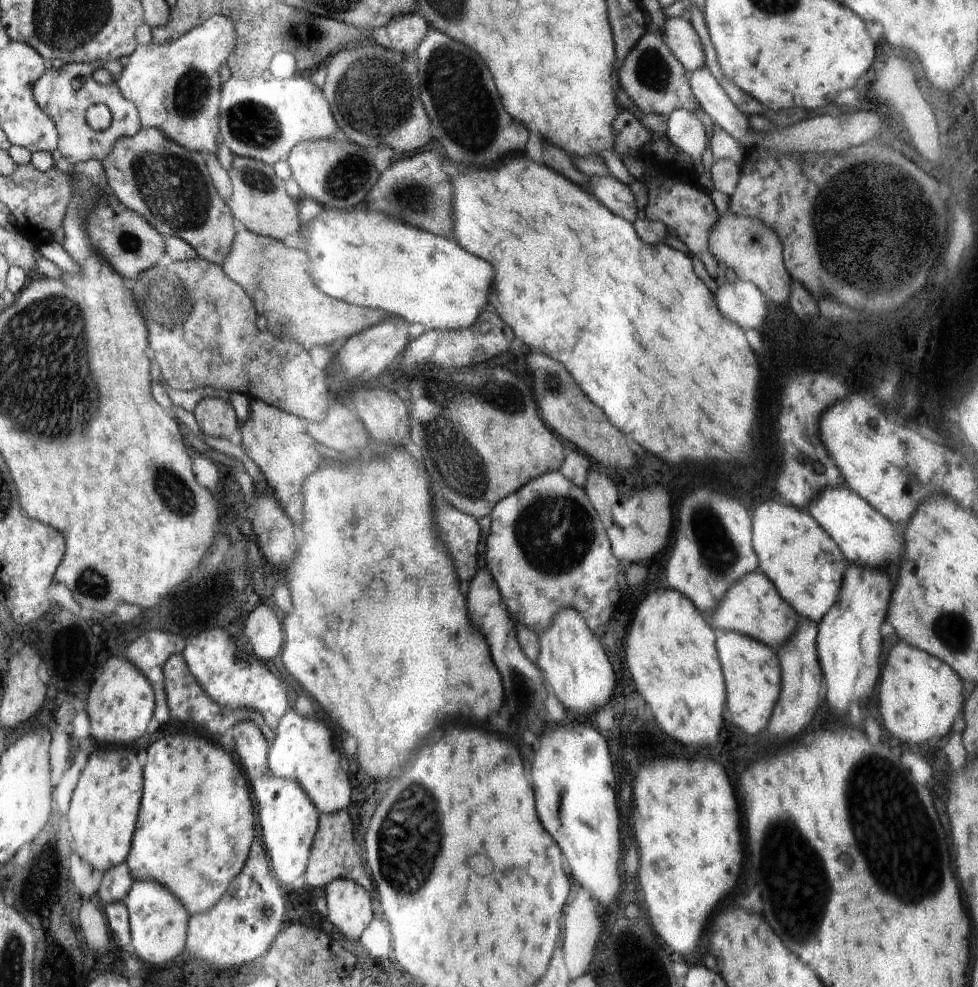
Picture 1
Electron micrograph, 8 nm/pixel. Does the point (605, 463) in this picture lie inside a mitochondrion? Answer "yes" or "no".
no

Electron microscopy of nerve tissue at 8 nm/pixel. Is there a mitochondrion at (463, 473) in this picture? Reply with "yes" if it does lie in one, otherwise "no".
yes

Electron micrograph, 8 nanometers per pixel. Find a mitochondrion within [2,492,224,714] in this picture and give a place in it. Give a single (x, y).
(93, 584)

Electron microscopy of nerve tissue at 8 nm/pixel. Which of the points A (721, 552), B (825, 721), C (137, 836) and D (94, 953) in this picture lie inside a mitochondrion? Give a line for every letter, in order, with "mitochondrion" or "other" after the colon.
A: mitochondrion
B: other
C: other
D: other

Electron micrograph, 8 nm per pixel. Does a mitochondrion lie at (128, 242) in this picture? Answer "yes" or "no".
yes

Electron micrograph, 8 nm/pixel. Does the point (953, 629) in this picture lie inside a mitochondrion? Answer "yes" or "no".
yes

